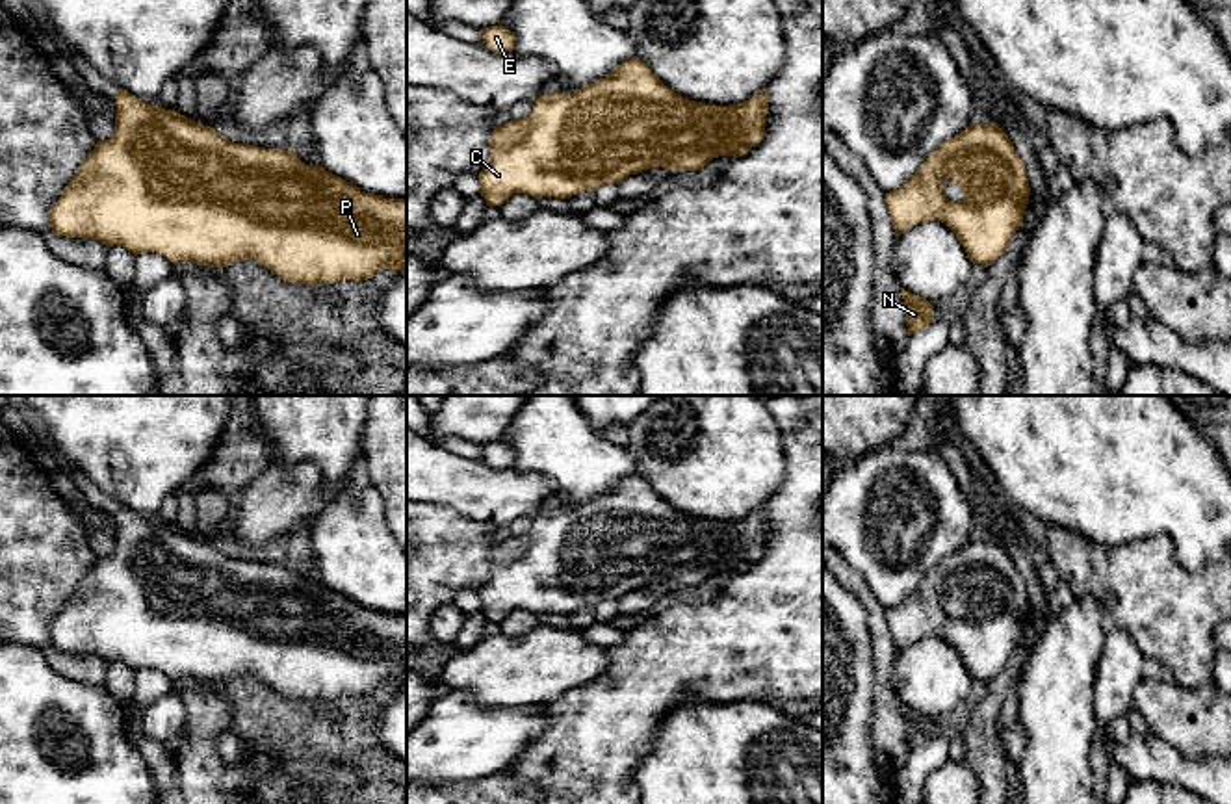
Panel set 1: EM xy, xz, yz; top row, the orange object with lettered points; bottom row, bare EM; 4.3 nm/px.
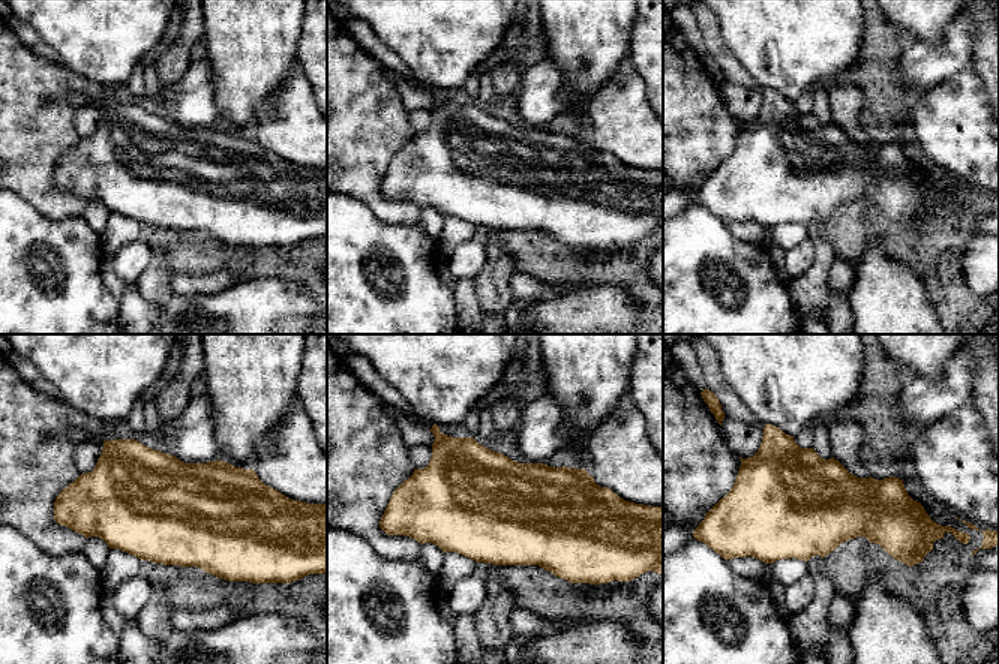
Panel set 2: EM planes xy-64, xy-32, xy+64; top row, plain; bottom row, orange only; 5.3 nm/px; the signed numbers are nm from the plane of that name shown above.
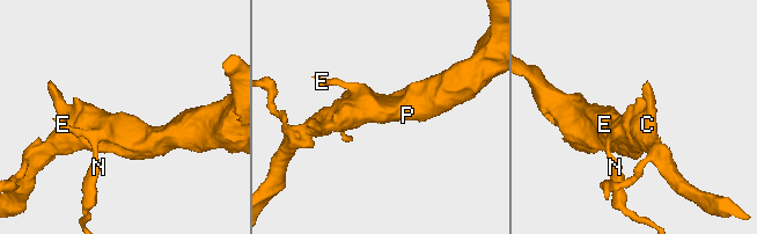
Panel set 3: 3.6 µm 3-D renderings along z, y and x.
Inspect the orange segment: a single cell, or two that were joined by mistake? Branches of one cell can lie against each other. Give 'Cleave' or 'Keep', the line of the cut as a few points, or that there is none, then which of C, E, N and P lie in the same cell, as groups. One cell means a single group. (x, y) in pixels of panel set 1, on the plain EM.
Keep. No split. Groups: C E N P

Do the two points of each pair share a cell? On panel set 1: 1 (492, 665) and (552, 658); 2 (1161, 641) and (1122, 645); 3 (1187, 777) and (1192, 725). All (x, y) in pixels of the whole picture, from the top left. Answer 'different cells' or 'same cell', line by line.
1: same cell
2: different cells
3: different cells

